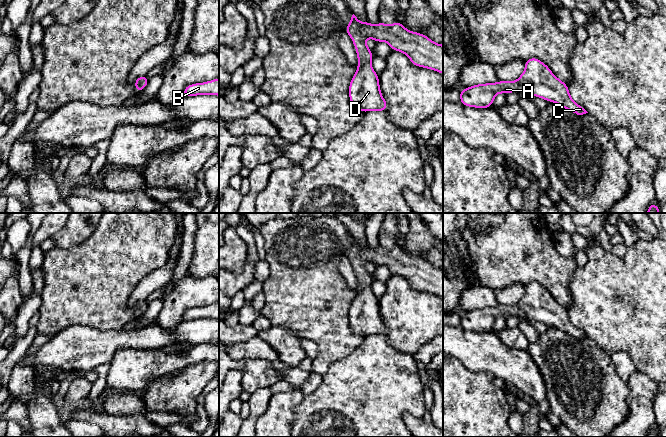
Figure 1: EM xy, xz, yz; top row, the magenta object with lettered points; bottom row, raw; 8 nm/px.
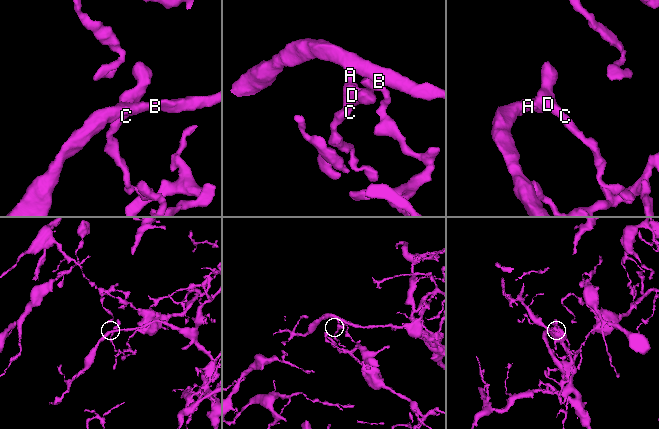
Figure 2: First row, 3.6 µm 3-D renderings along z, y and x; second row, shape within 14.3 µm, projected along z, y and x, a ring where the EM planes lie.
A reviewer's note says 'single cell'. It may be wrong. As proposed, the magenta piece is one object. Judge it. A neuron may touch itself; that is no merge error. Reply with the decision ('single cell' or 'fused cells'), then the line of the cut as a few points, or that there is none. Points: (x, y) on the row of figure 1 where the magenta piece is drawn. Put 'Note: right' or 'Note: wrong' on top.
Note: right
single cell; no cut

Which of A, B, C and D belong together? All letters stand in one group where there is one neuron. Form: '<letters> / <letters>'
A B C D

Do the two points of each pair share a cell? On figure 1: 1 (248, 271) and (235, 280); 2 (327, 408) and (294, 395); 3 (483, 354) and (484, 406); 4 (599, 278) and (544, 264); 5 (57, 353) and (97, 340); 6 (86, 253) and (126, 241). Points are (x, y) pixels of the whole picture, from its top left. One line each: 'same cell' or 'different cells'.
1: same cell
2: different cells
3: different cells
4: different cells
5: same cell
6: same cell

